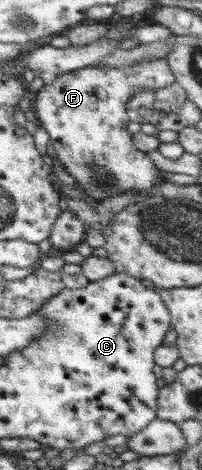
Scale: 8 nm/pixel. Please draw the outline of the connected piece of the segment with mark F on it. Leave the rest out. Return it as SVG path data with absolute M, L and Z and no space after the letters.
M163 59L134 63L115 69L97 69L93 66L57 76L52 84L44 86L33 97L33 108L39 123L48 131L59 161L67 172L79 182L77 186L85 190L87 196L91 196L101 203L109 196L119 196L120 192L129 192L129 190L131 192L135 190L138 195L145 194L153 186L158 186L166 180L161 169L157 169L151 161L149 154L131 144L131 136L125 130L125 126L129 124L126 106L135 91L139 91L143 87L159 89L171 85L173 81L174 74L170 70L169 64L165 63Z

